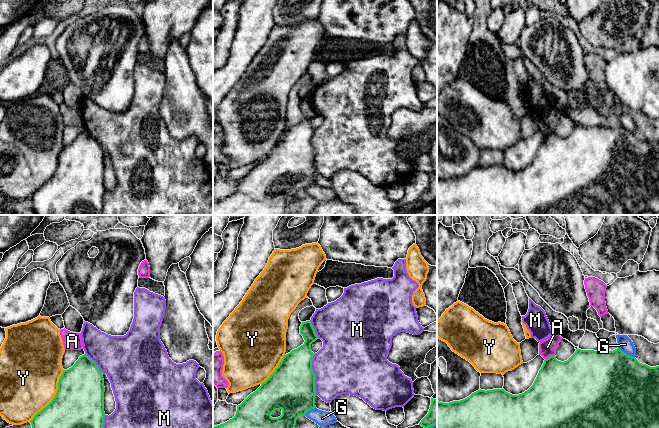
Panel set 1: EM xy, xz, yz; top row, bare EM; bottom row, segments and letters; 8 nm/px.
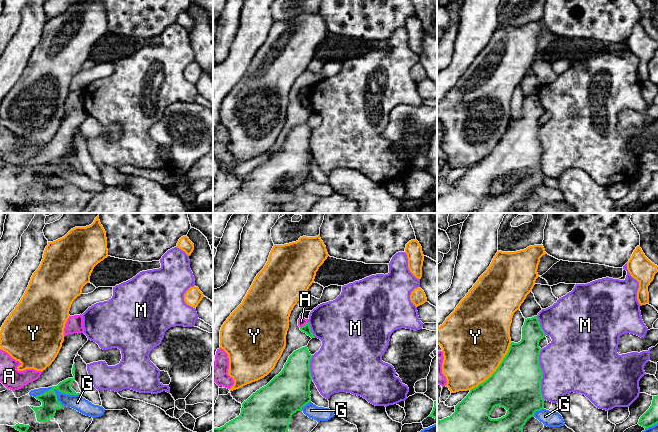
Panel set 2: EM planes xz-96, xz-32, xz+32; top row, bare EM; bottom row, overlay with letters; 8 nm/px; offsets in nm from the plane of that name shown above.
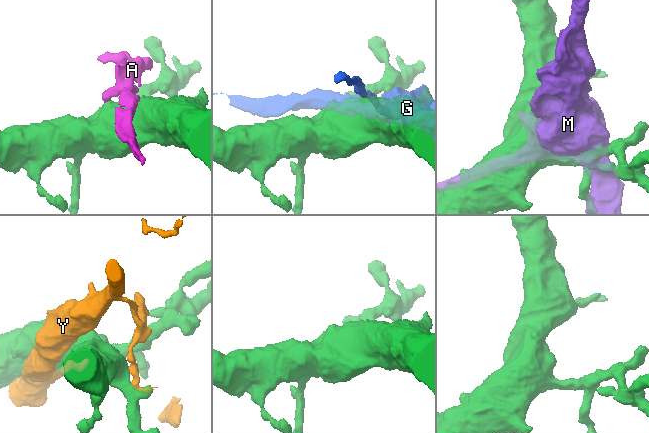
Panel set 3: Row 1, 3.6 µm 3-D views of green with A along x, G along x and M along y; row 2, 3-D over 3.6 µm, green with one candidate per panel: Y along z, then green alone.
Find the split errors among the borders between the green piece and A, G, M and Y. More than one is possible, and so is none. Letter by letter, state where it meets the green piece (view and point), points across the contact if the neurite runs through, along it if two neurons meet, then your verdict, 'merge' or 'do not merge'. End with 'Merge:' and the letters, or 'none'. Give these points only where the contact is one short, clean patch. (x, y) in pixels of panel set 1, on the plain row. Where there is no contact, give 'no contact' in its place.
A: contact yz (550, 132); border yz (554, 130), (545, 135); do not merge
G: contact yz (625, 129); do not merge
M: contact xz (314, 150); do not merge
Y: contact xy (55, 172); do not merge
Merge: none

